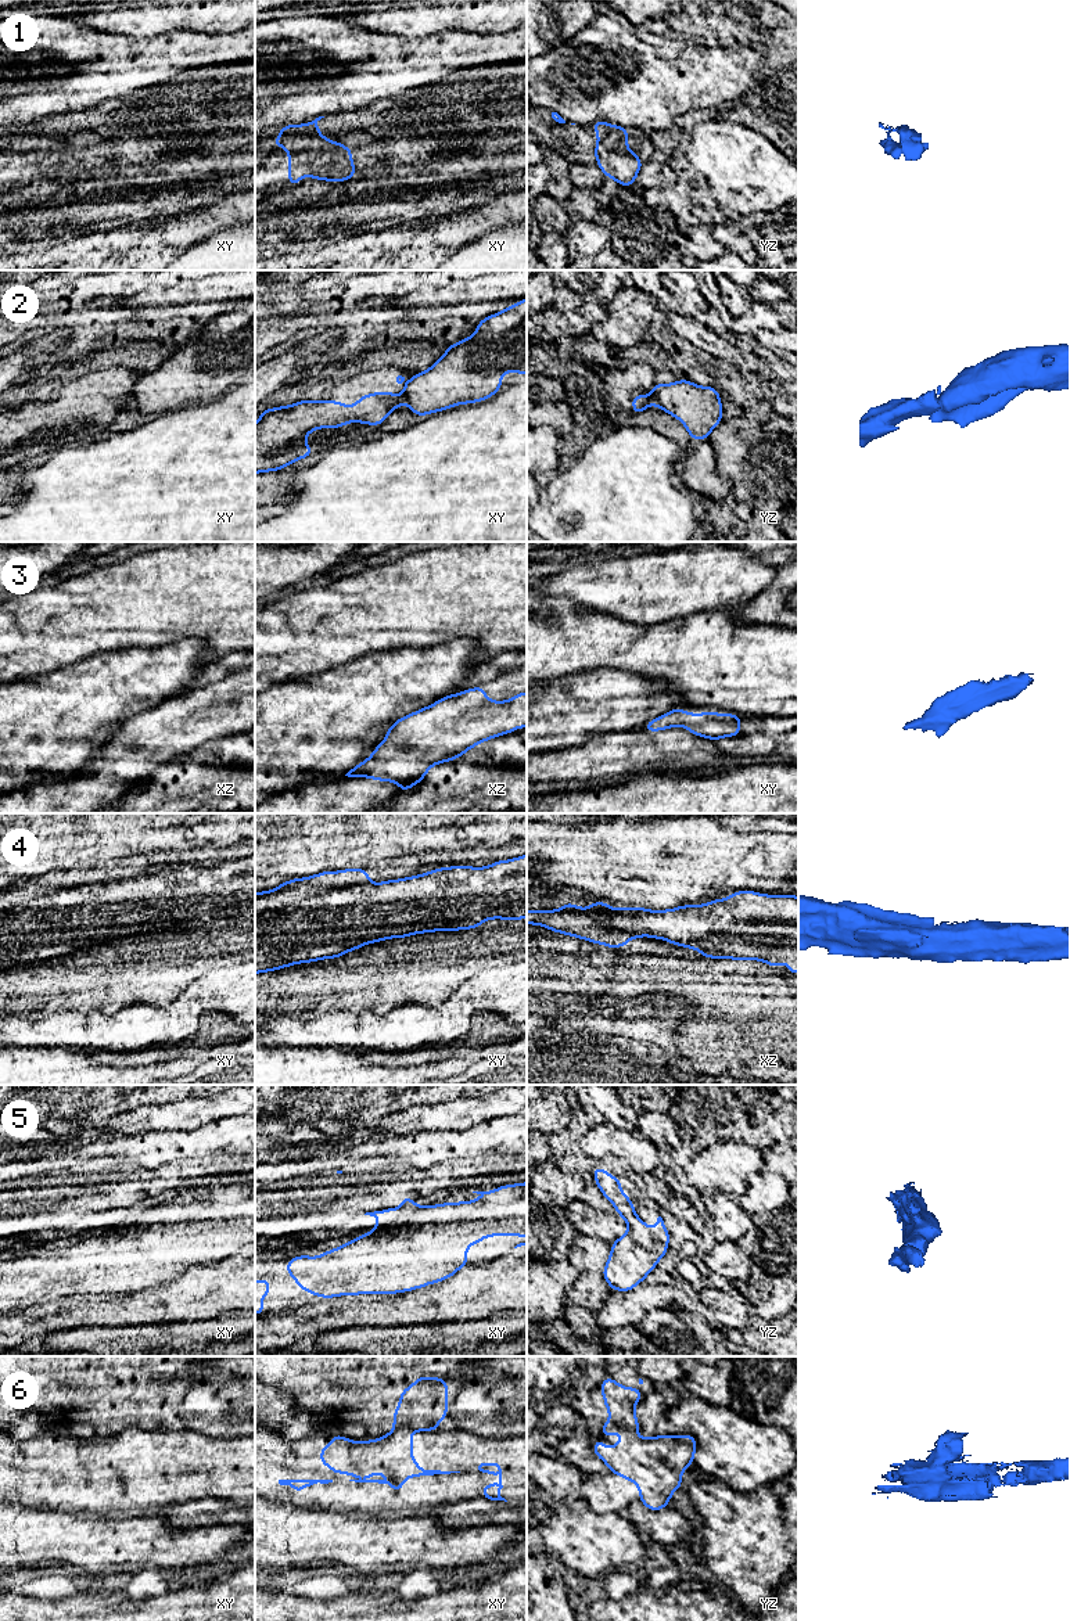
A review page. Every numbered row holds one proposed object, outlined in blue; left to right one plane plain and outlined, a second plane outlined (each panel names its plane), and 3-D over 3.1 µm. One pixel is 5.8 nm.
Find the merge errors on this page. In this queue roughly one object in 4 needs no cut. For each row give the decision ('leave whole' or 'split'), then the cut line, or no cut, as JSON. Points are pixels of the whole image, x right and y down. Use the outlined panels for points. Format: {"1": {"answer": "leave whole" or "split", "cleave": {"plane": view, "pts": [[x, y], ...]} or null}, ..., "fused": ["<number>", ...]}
{"1": {"answer": "split", "cleave": {"plane": "yz", "pts": [[609, 125], [607, 135], [598, 142]]}}, "2": {"answer": "split", "cleave": {"plane": "yz", "pts": [[650, 395], [653, 403]]}}, "3": {"answer": "leave whole", "cleave": null}, "4": {"answer": "split", "cleave": {"plane": "xy", "pts": [[369, 881], [333, 887], [302, 902], [255, 913]]}}, "5": {"answer": "split", "cleave": {"plane": "yz", "pts": [[631, 1203], [620, 1203], [616, 1207]]}}, "6": {"answer": "split", "cleave": {"plane": "yz", "pts": [[610, 1419], [623, 1427], [636, 1430]]}}, "fused": ["1", "2", "4", "5", "6"]}

